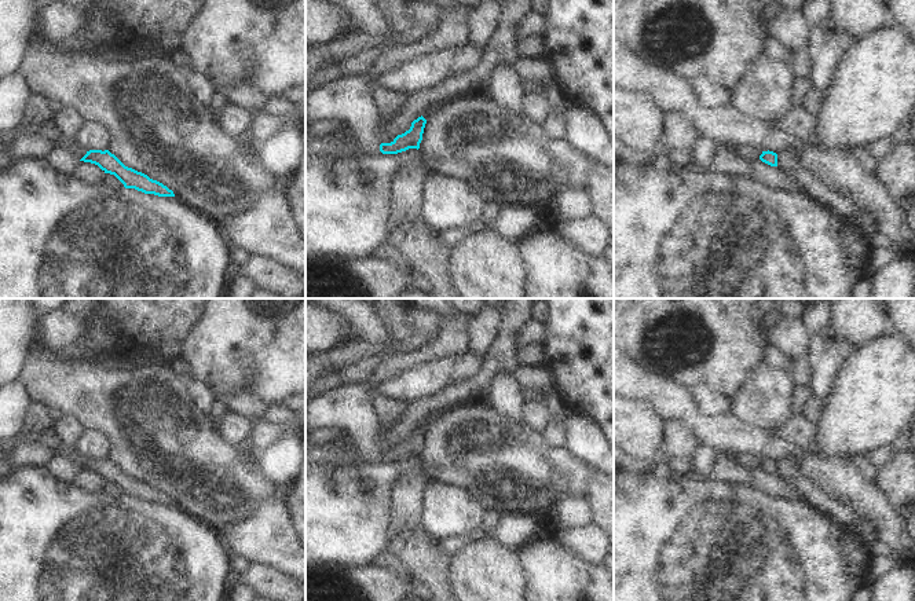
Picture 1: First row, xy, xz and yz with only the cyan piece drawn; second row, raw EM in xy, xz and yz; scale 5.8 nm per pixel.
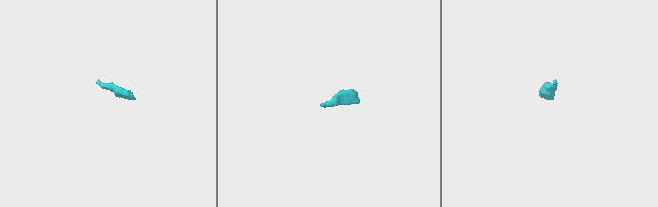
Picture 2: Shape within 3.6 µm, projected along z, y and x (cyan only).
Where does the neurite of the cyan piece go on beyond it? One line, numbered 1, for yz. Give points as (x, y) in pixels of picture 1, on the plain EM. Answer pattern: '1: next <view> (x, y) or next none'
1: next none

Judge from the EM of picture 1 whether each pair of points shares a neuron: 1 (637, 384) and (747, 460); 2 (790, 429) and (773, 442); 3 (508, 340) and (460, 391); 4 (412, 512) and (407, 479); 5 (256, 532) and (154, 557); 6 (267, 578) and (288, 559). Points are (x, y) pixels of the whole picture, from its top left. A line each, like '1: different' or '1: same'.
1: different
2: different
3: same
4: same
5: different
6: different

